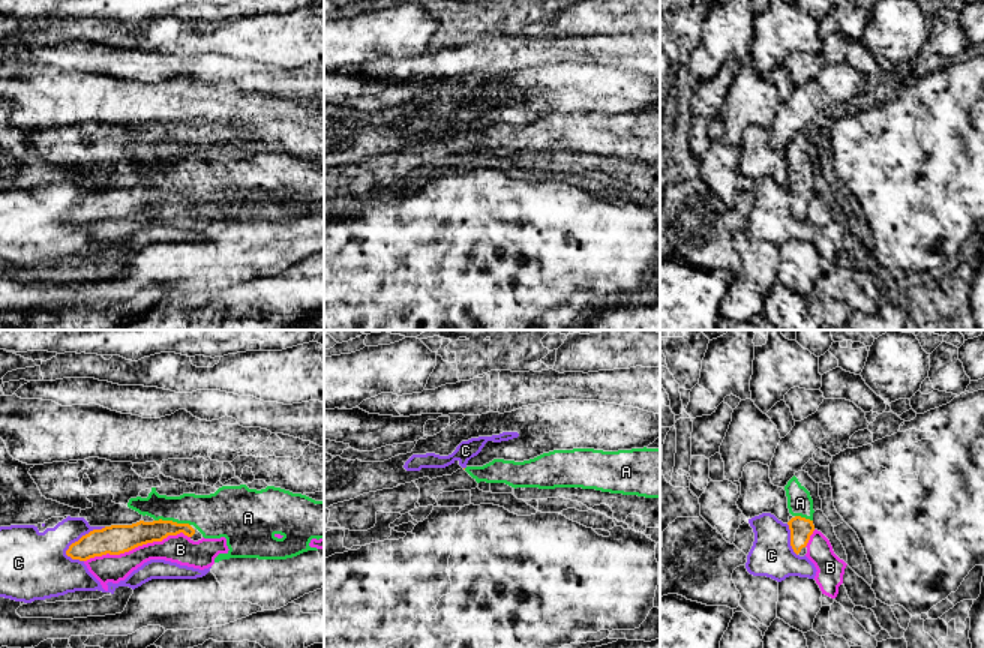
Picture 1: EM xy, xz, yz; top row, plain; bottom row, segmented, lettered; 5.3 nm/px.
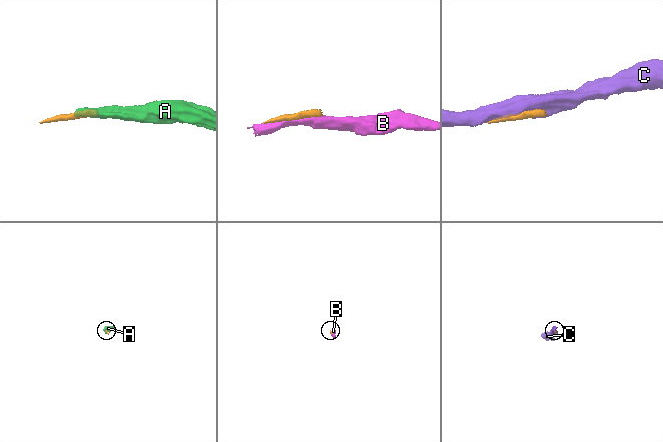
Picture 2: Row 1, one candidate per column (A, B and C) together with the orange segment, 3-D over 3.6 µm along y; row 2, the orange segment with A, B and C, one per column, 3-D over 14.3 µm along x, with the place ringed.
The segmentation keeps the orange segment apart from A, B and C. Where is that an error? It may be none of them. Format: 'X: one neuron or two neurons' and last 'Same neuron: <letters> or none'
A: one neuron
B: two neurons
C: two neurons
Same neuron: A

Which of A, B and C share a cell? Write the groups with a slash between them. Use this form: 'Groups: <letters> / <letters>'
Groups: A / B / C

